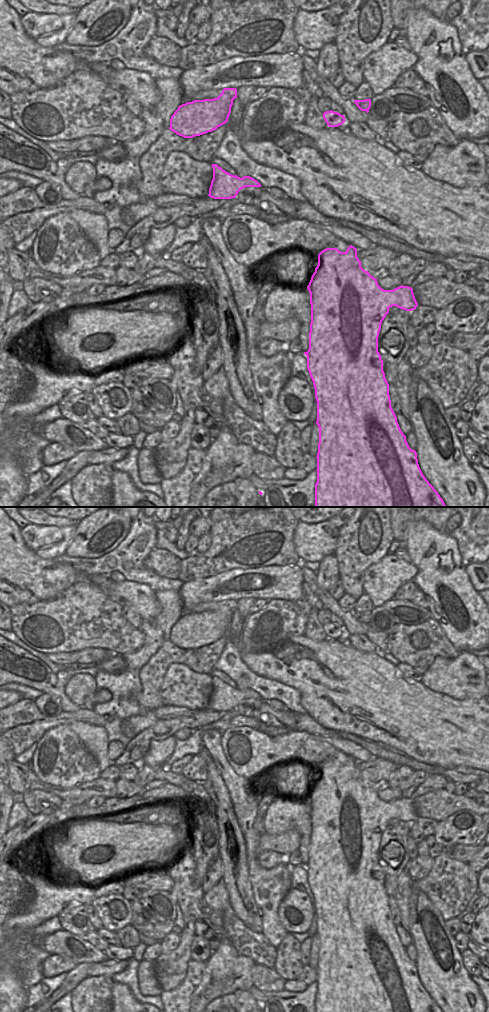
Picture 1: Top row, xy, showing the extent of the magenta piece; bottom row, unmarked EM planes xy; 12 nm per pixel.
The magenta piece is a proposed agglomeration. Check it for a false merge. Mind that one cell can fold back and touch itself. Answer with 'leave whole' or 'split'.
leave whole

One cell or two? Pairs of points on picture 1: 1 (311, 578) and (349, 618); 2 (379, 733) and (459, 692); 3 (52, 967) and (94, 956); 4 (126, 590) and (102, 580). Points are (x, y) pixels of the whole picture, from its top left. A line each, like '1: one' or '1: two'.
1: one
2: two
3: two
4: two

